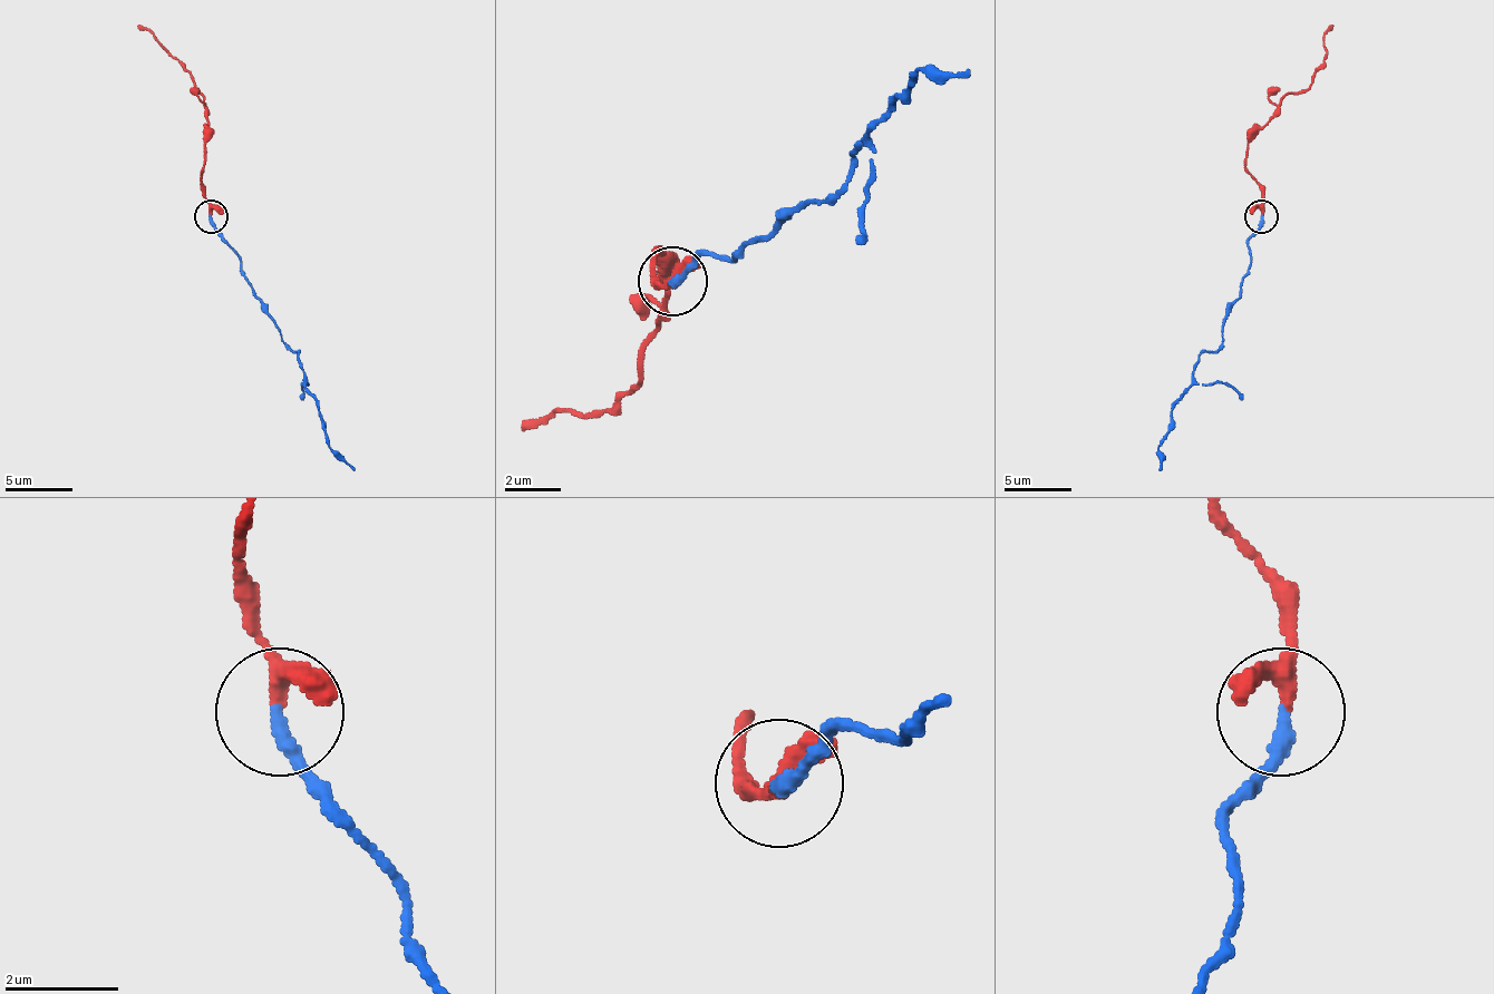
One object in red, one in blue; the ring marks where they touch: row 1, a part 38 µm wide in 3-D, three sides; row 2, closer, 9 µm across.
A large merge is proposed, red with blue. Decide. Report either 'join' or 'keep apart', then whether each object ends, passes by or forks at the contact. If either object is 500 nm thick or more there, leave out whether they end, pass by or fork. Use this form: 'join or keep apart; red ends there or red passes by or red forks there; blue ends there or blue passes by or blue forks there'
join; red passes by; blue ends there

